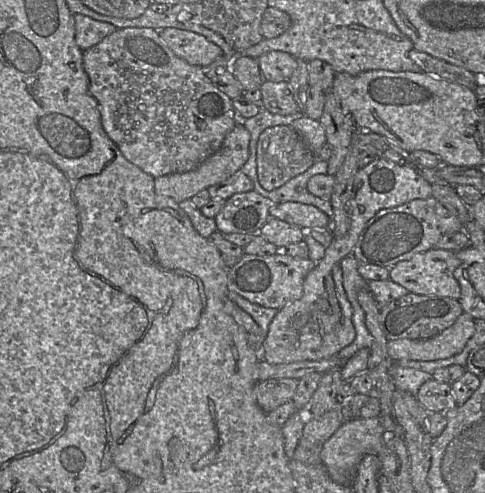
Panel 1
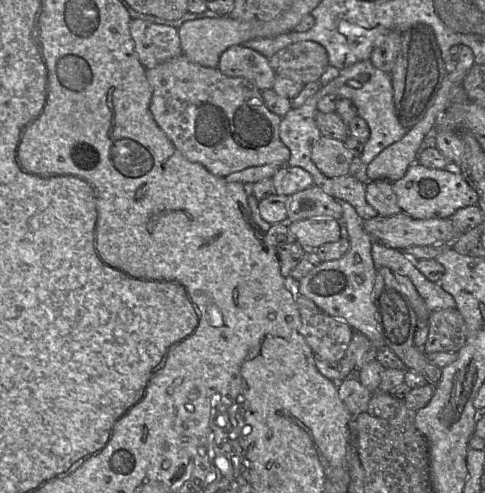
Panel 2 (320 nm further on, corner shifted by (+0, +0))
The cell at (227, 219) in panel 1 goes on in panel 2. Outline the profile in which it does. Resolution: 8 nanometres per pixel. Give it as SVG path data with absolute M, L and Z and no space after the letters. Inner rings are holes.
M312 186L291 196L288 196L286 206L288 215L286 220L282 223L286 224L287 226L293 222L309 218L334 218L338 220L343 217L344 213L342 203L325 193L317 186Z

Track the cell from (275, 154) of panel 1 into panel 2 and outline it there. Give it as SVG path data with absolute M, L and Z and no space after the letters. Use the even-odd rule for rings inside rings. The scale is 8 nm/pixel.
M321 136L312 146L311 160L326 177L349 175L354 154L343 141Z

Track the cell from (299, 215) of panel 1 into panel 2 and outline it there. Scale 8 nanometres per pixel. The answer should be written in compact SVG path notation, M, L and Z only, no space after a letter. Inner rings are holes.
M405 213L366 219L363 227L375 242L397 250L451 244L464 232L458 230L450 218L422 220Z

